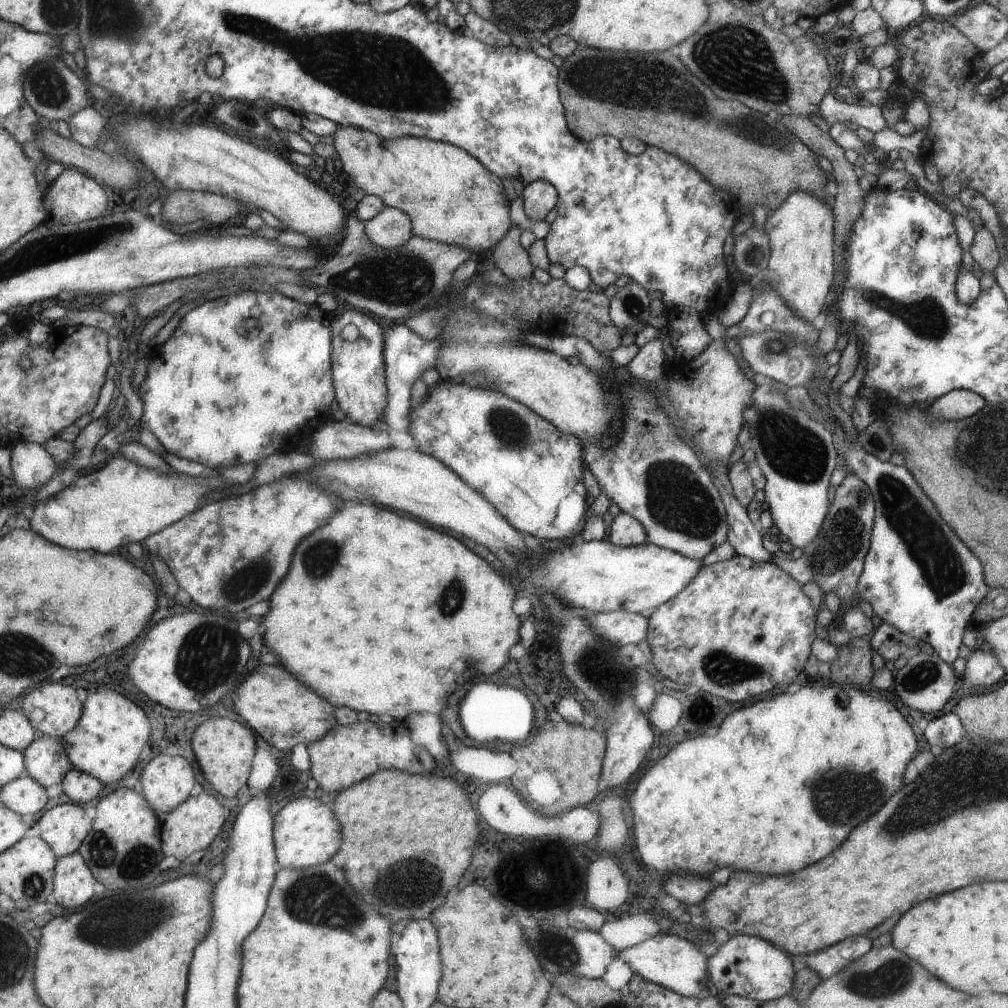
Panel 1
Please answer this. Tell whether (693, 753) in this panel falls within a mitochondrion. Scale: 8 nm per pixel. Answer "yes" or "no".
no

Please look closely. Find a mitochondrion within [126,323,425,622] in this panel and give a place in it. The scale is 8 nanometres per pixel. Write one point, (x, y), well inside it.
(255, 573)

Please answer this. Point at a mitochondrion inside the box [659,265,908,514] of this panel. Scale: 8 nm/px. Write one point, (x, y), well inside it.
(799, 453)

